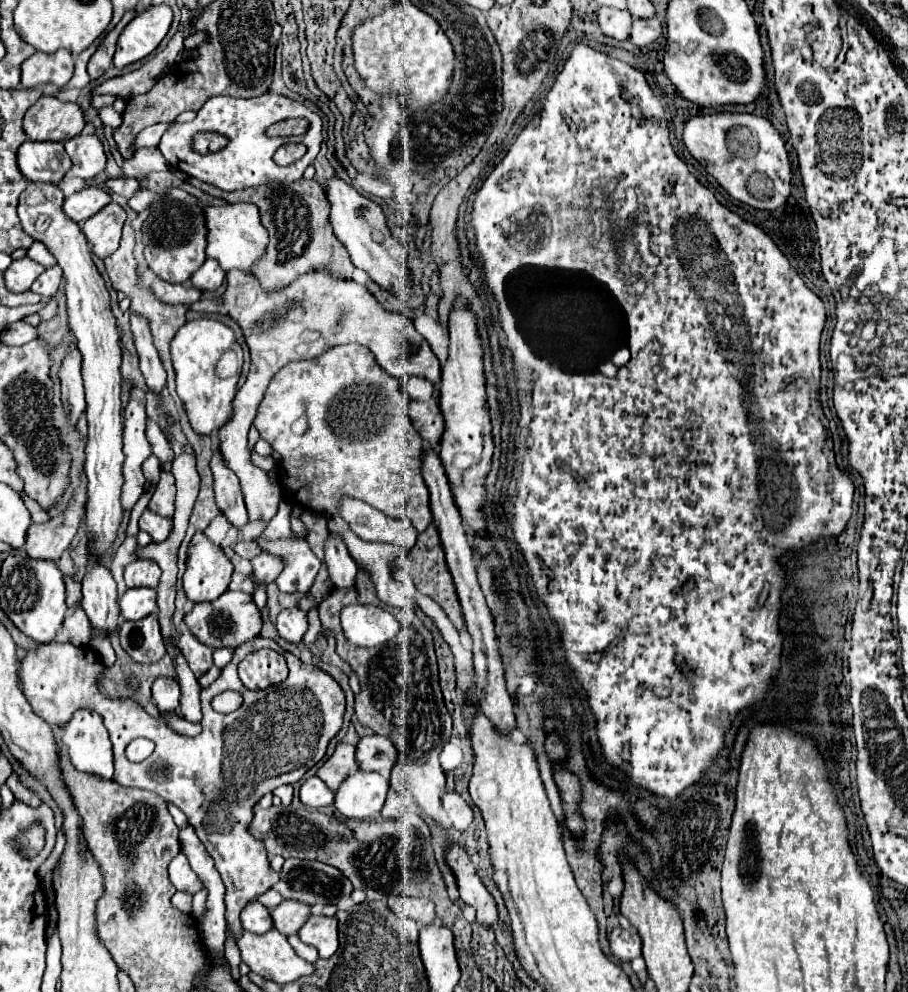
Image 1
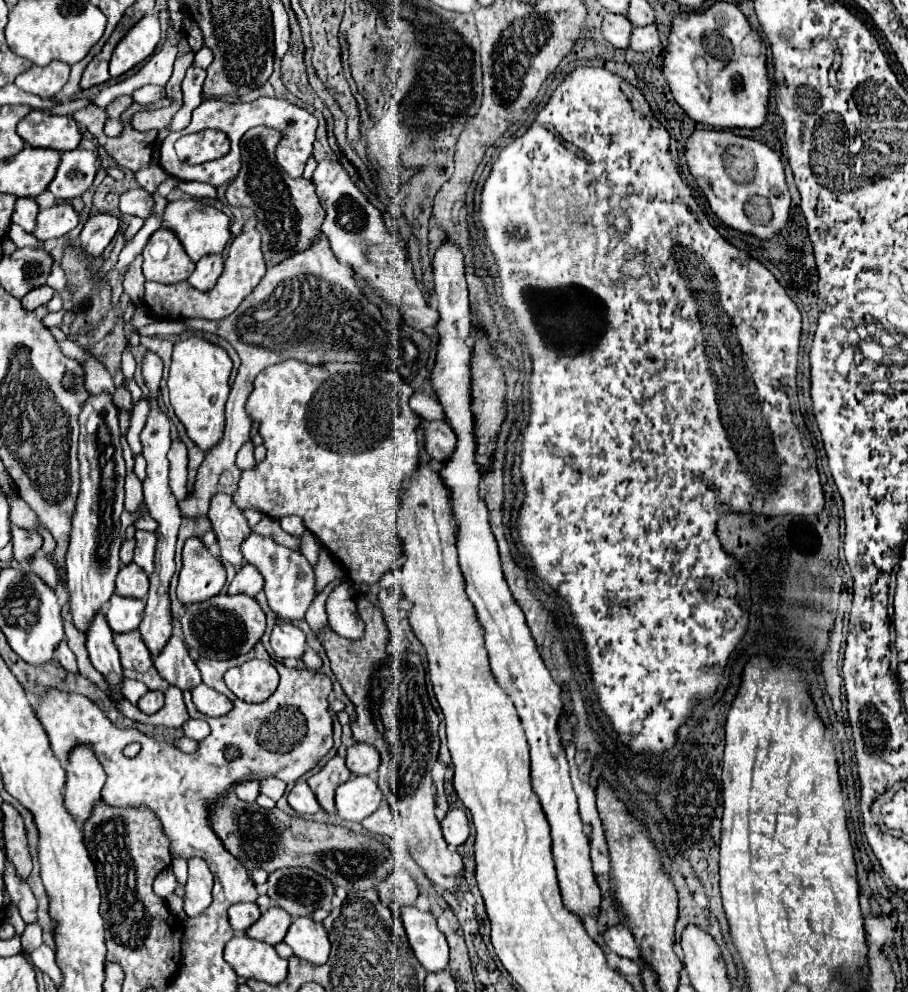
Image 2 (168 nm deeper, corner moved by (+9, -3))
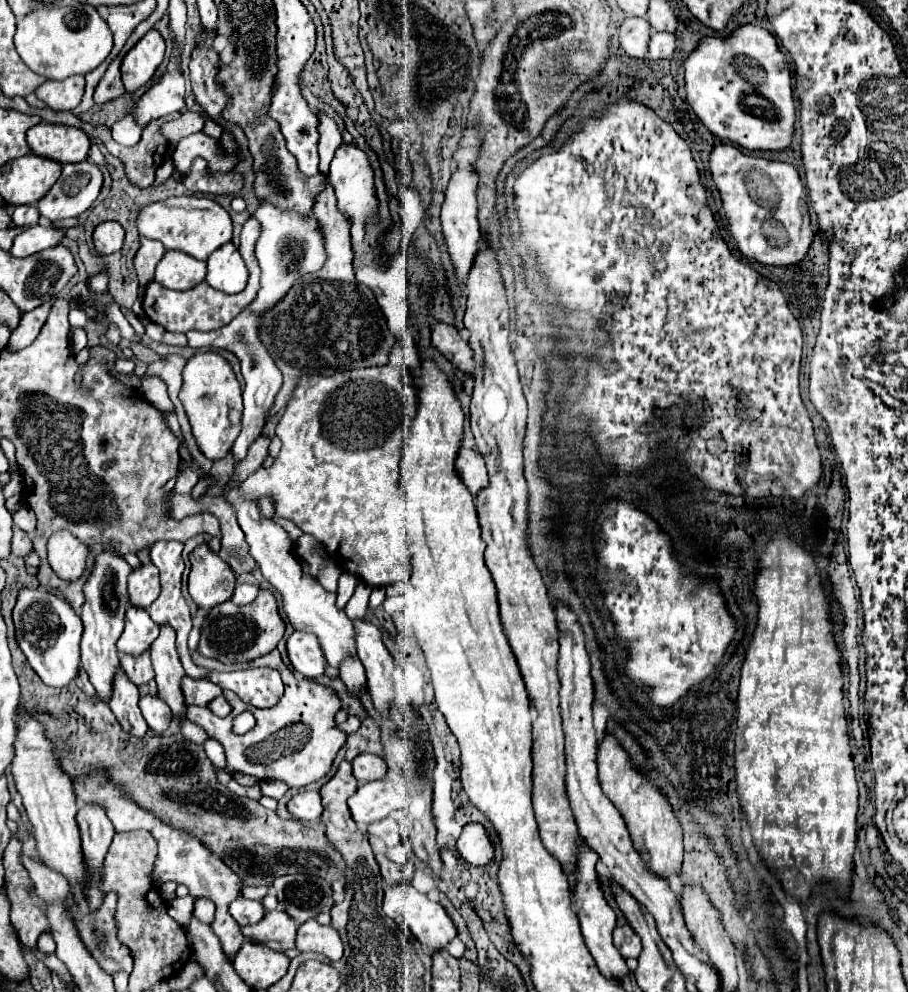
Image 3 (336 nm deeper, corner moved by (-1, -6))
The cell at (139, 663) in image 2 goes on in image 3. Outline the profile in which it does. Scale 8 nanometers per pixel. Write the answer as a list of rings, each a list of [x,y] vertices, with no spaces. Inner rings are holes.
[[[145,651],[143,655],[121,655],[121,669],[127,673],[127,677],[135,685],[149,683],[155,677],[151,659],[149,659],[149,651]]]

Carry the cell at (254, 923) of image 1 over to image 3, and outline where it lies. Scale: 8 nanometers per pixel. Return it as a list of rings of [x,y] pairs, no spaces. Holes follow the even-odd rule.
[[[239,897],[229,905],[229,913],[243,927],[243,925],[259,923],[265,915],[265,909],[263,909],[261,901],[251,901],[251,899]]]

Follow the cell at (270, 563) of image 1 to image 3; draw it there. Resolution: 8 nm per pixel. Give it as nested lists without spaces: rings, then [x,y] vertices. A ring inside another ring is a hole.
[[[241,583],[241,585],[237,585],[237,587],[235,587],[235,593],[233,593],[231,601],[233,601],[235,605],[247,605],[247,603],[255,601],[257,593],[259,593],[259,587],[257,587],[257,585]]]

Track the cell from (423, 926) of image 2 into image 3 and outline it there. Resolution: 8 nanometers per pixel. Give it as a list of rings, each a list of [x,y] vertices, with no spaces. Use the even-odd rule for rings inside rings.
[[[411,883],[385,887],[385,899],[383,899],[383,911],[389,915],[398,925],[399,929],[409,937],[416,939],[431,953],[443,951],[447,943],[457,935],[457,929],[451,921],[451,917],[445,913],[445,909],[439,903],[433,903],[427,899],[427,895],[415,891]]]

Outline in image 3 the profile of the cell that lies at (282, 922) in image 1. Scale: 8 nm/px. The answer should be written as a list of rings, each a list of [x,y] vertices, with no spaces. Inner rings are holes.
[[[271,911],[267,913],[257,925],[247,925],[241,927],[241,933],[245,935],[245,939],[255,941],[255,943],[277,943],[271,945],[277,951],[287,951],[295,947],[295,933],[297,933],[297,925],[295,921],[285,913],[285,911]]]

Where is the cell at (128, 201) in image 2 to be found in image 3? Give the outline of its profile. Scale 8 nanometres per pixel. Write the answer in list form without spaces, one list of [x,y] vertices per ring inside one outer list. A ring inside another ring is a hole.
[[[169,197],[145,205],[137,215],[139,235],[157,239],[165,249],[183,251],[199,261],[207,261],[213,251],[223,247],[233,237],[233,221],[229,213],[215,201],[205,197]]]

